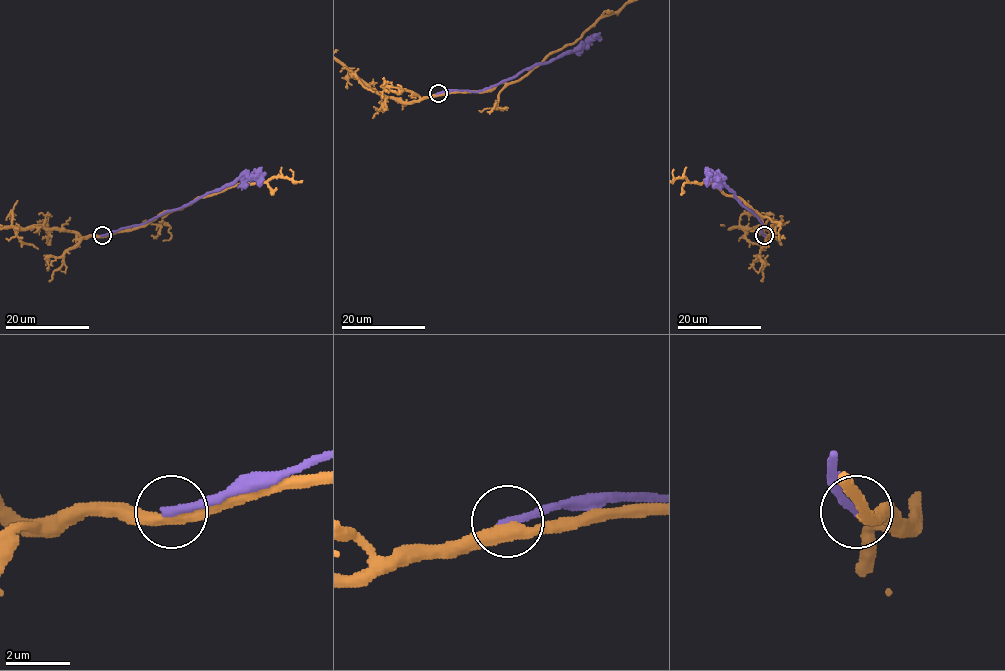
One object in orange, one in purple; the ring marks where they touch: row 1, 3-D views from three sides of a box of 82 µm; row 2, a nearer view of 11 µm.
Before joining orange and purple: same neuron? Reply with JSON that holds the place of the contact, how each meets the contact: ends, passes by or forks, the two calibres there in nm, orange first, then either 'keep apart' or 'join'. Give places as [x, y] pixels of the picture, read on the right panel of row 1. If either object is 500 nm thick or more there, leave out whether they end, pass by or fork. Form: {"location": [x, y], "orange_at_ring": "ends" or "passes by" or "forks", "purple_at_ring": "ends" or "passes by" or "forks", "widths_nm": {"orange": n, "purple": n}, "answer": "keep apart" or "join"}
{"location": [764, 235], "orange_at_ring": "passes by", "purple_at_ring": "ends", "widths_nm": {"orange": 380, "purple": 280}, "answer": "keep apart"}

